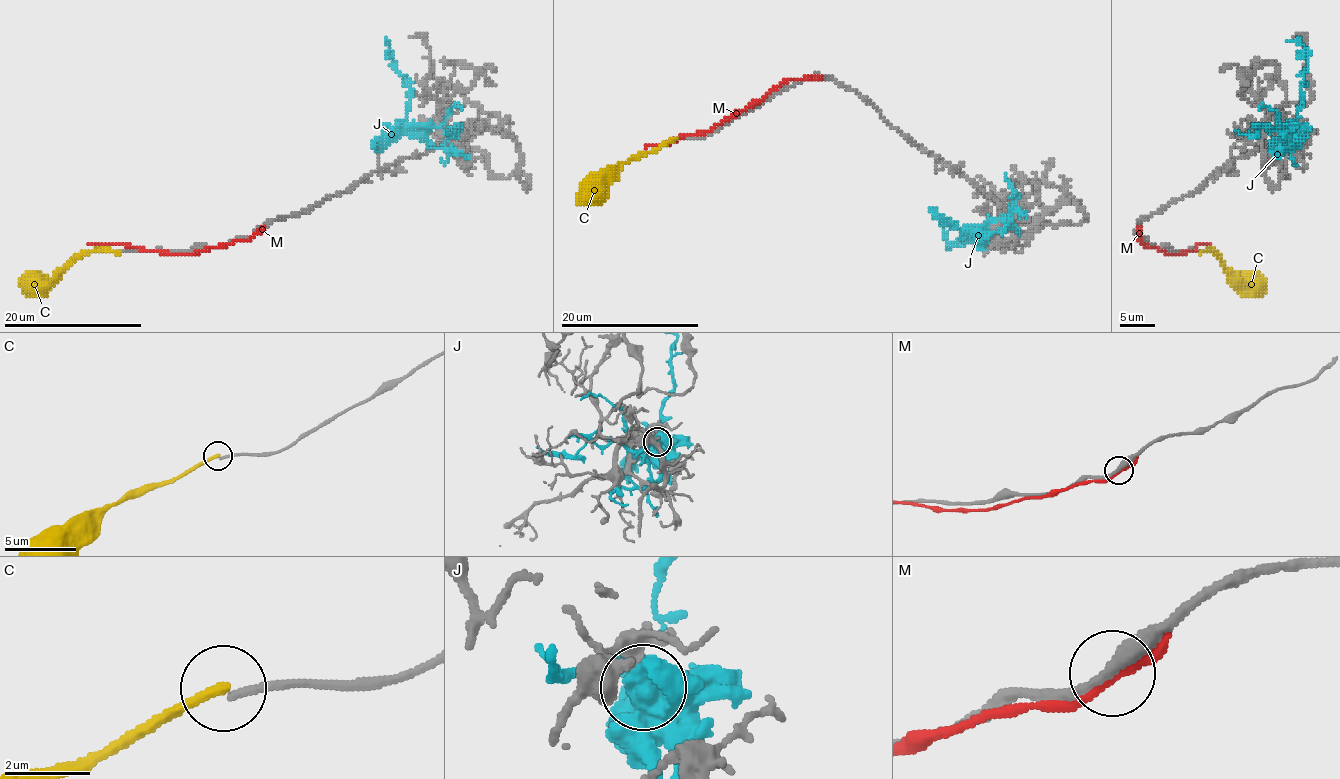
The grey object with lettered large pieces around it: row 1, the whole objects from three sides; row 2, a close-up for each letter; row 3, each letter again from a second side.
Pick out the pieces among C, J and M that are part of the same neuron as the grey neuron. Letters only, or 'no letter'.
no letter

